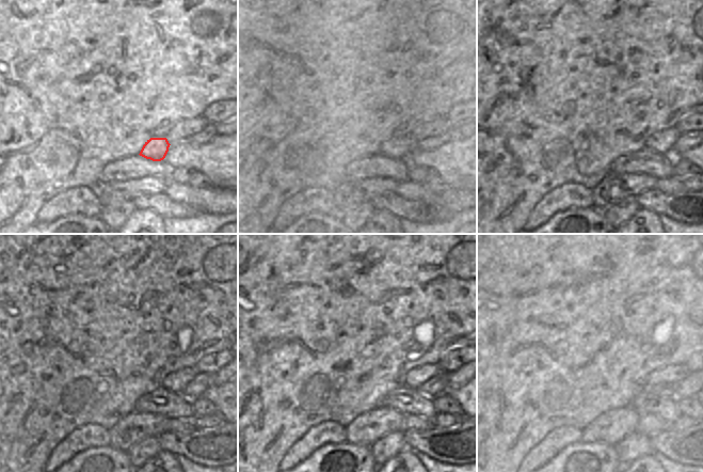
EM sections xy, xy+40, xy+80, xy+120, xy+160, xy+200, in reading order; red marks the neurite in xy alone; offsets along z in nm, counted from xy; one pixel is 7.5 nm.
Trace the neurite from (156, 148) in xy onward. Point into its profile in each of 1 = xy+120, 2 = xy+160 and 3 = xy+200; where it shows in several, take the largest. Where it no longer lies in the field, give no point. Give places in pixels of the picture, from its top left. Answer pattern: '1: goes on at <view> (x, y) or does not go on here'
1: goes on at xy+120 (176, 381)
2: goes on at xy+160 (416, 377)
3: goes on at xy+200 (676, 373)

